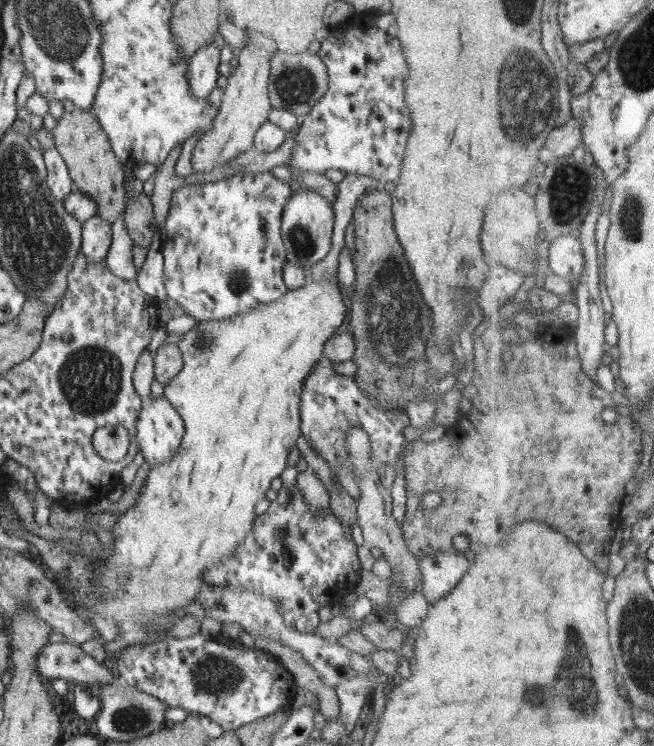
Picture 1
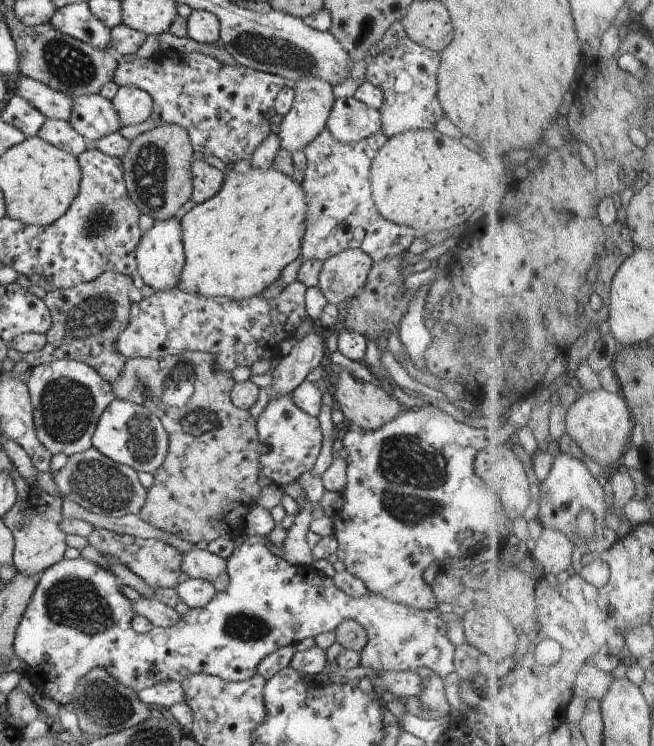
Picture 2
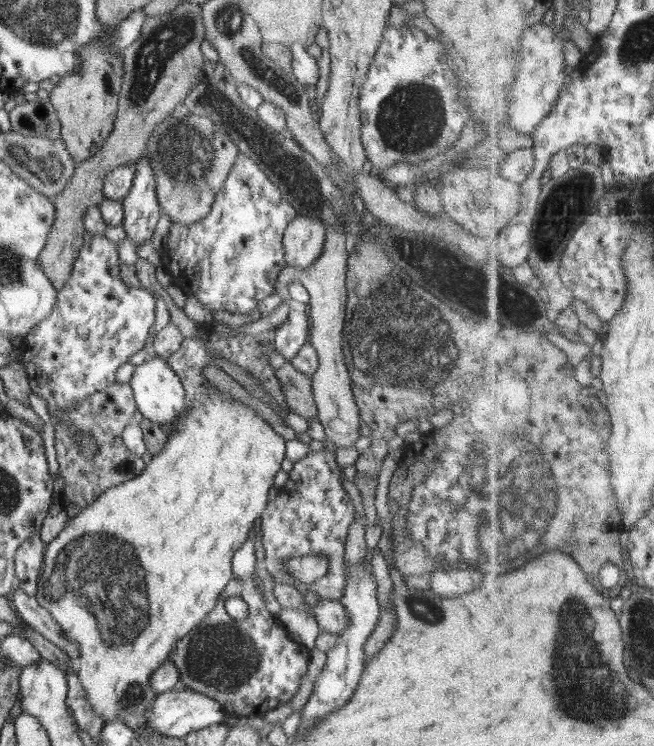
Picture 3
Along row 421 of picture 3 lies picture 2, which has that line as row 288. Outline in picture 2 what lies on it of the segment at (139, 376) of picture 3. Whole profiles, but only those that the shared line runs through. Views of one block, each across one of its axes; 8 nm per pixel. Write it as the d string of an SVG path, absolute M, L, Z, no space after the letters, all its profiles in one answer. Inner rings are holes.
M177 215L170 220L156 220L140 238L136 246L137 272L143 280L143 284L151 290L162 292L170 290L178 284L180 272L185 262L185 250L182 242L181 218Z

